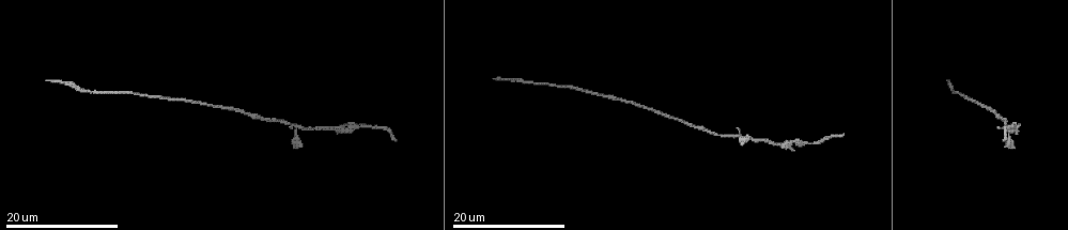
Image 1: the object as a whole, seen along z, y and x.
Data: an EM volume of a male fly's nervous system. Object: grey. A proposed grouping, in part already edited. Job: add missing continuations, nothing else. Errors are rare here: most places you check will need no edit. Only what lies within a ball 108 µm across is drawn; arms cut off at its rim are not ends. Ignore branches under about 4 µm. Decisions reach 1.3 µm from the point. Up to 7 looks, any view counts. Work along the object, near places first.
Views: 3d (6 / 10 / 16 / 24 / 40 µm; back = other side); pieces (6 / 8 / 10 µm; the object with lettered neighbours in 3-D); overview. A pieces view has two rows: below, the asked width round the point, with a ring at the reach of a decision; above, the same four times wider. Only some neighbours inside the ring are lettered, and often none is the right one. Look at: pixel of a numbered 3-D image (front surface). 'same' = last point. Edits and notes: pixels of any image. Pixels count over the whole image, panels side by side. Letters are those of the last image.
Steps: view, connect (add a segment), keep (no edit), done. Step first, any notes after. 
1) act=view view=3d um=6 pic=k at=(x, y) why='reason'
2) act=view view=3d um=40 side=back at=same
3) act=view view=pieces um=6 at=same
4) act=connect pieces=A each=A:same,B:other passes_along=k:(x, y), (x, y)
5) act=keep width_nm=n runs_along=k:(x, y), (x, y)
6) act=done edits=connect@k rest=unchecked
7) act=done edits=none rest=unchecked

act=view view=3d um=24 pic=1 at=(1014, 145) why='an open end'

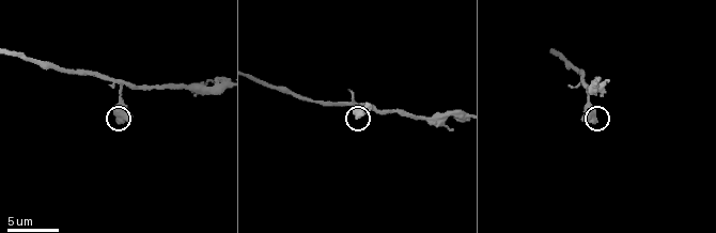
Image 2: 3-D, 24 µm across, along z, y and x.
act=view view=pieces um=10 pic=2 at=(356, 118) why='what lies round it'

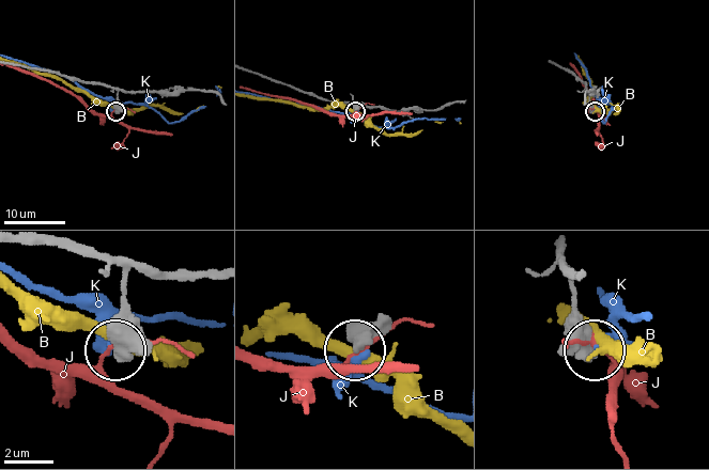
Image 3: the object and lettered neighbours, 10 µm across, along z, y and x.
act=keep each=B:other,J:other,K:other runs_along=3:(46, 71), (111, 87), (118, 93), (114, 109) found='none of them fits'

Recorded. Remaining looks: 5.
act=view view=pieces um=8 pic=2 at=(451, 129) why='tapers out'

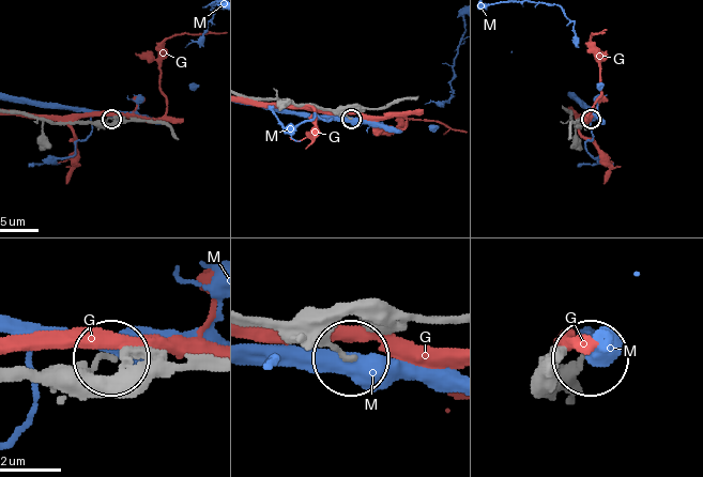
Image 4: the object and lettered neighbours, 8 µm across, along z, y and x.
act=keep width_nm=160 each=G:other,M:other runs_along=4:(14, 375), (82, 375), (111, 359) found='none of them fits'

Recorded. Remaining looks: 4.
act=view view=3d um=24 pic=1 at=(496, 77) why='long arm stops here'

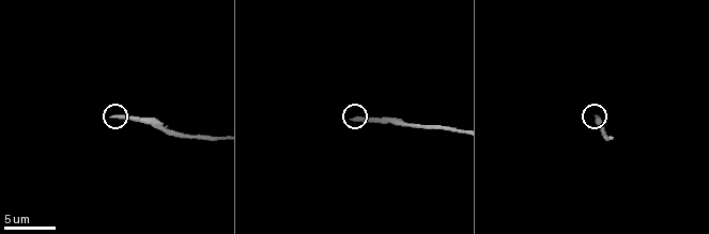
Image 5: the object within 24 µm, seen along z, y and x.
act=view view=pieces um=8 pic=5 at=(351, 118) why='see the neighbours'

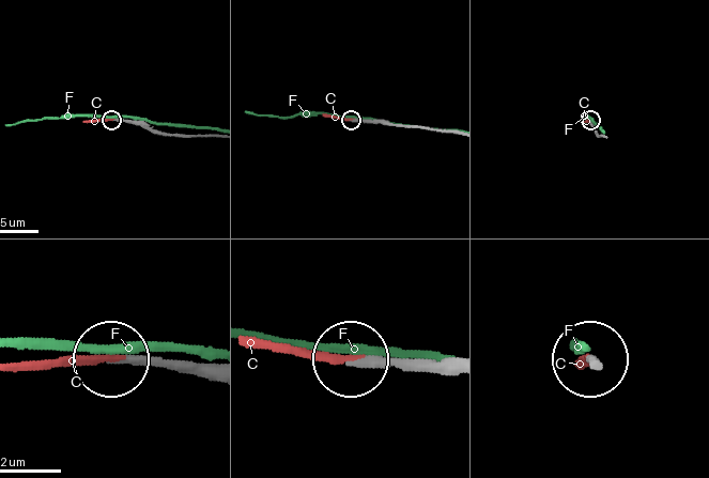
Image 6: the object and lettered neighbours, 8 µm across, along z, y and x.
act=connect pieces=C each=C:same,F:other passes_along=6:(132, 123), (83, 121) found='the cell continues'

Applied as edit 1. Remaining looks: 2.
act=done edits=connect@6 rest=unchecked

